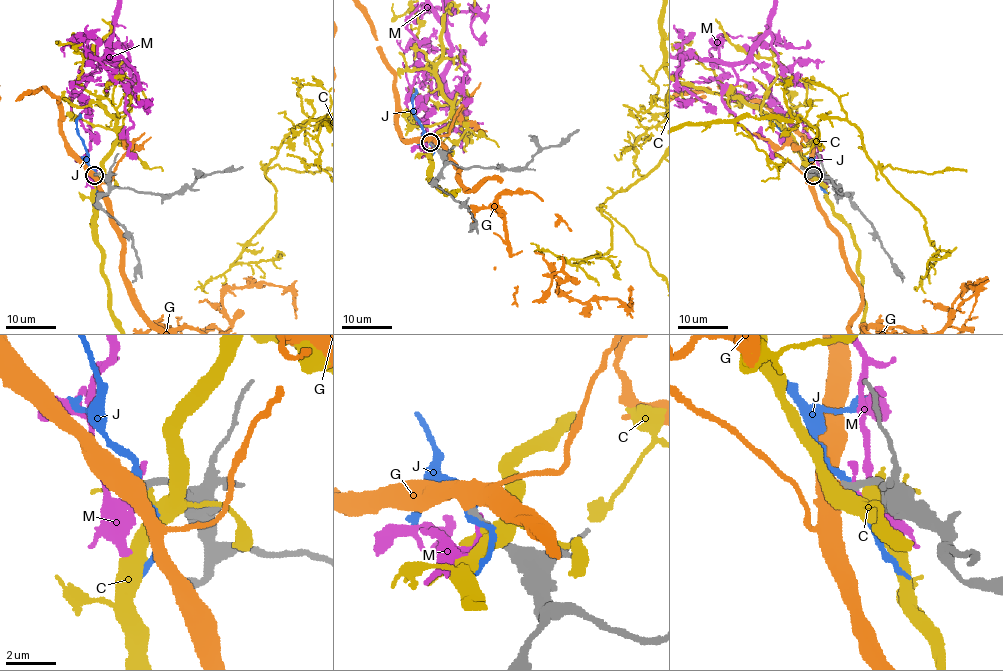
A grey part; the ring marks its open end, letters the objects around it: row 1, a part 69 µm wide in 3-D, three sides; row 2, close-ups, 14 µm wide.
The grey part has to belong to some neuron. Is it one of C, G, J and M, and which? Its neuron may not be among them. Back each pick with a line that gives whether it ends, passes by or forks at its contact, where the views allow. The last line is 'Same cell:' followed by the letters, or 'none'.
G: It forks there
Same cell: G

